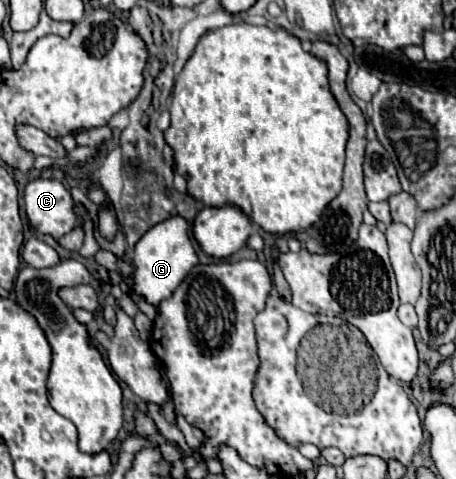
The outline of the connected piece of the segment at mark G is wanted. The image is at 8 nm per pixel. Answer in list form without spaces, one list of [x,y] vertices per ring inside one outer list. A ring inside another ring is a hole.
[[[172,216],[148,230],[144,238],[134,246],[134,274],[132,274],[132,290],[142,296],[148,304],[158,306],[164,298],[170,298],[178,284],[186,278],[192,266],[198,264],[196,252],[186,232],[186,222],[180,216]]]

